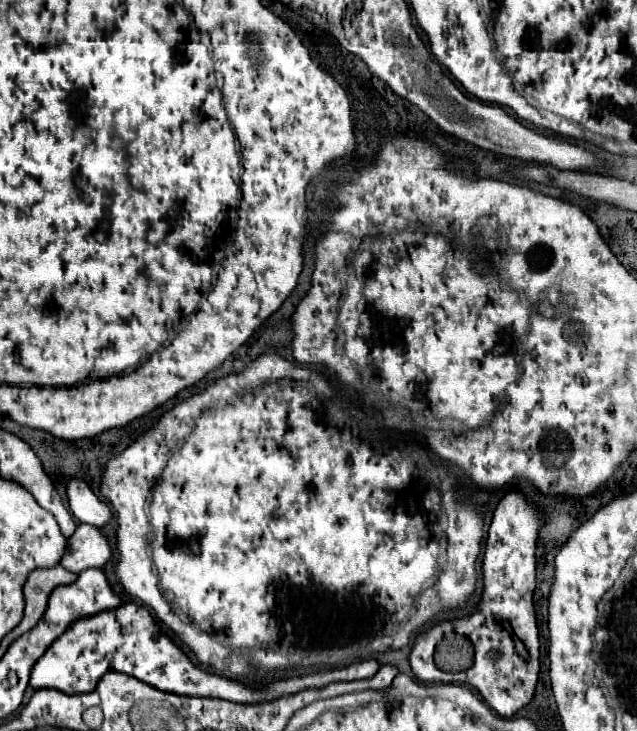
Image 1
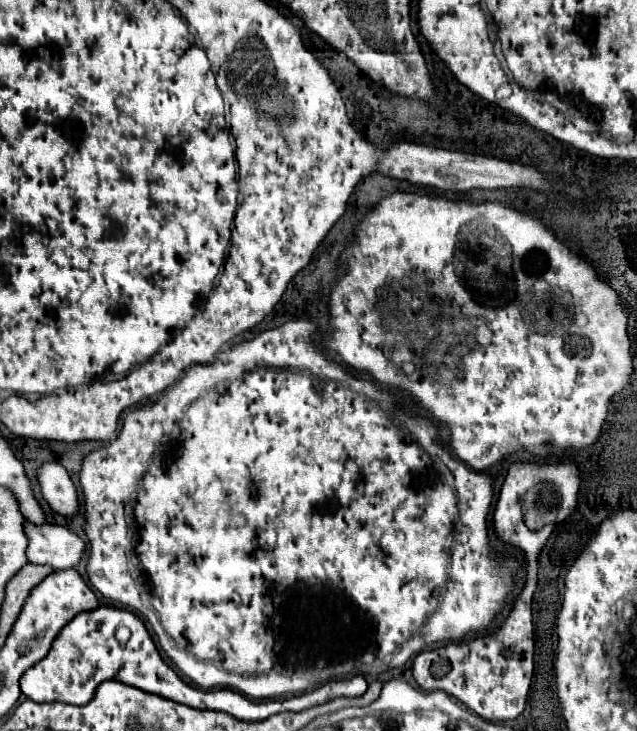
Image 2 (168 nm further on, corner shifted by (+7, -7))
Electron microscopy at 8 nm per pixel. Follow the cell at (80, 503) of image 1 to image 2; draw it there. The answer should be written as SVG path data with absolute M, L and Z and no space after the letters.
M43 462L37 468L37 482L41 486L41 494L47 500L47 504L63 514L73 516L79 508L77 490L67 474L67 470L57 462Z

